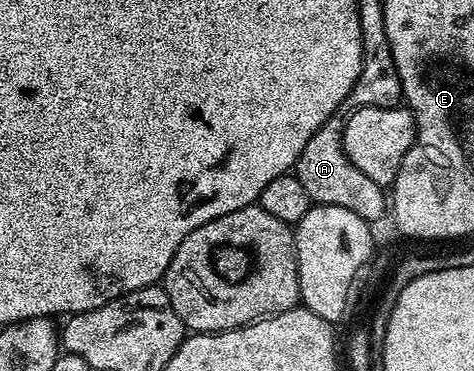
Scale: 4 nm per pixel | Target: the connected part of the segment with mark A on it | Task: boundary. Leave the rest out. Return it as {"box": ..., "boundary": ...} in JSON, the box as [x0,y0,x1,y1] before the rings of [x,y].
{"box":[295,114,386,222],"boundary":[[[341,114],[327,118],[327,122],[323,122],[311,138],[307,138],[307,146],[303,146],[303,154],[299,154],[295,165],[295,175],[299,182],[303,182],[303,190],[307,190],[313,204],[343,206],[343,210],[351,210],[351,214],[359,214],[359,218],[370,222],[381,220],[384,216],[386,219],[386,189],[371,182],[371,178],[367,178],[359,166],[352,164],[343,150],[345,122],[346,117]]]}

